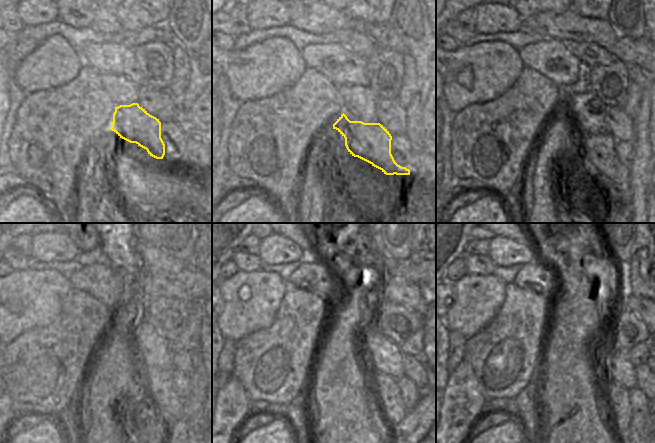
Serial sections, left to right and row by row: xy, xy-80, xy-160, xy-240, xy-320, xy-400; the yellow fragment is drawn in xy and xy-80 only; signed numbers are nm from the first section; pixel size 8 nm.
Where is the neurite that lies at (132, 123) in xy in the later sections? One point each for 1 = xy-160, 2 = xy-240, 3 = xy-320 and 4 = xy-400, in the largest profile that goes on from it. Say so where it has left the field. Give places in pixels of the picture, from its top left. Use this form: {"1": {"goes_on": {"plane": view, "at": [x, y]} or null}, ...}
{"1": {"goes_on": {"plane": "xy-160", "at": [596, 153]}}, "2": {"goes_on": {"plane": "xy-240", "at": [162, 400]}}, "3": {"goes_on": {"plane": "xy-320", "at": [385, 388]}}, "4": {"goes_on": {"plane": "xy-400", "at": [615, 397]}}}

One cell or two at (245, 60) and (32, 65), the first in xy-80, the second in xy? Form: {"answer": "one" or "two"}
{"answer": "one"}

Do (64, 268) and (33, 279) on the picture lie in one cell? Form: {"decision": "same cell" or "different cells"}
{"decision": "different cells"}

